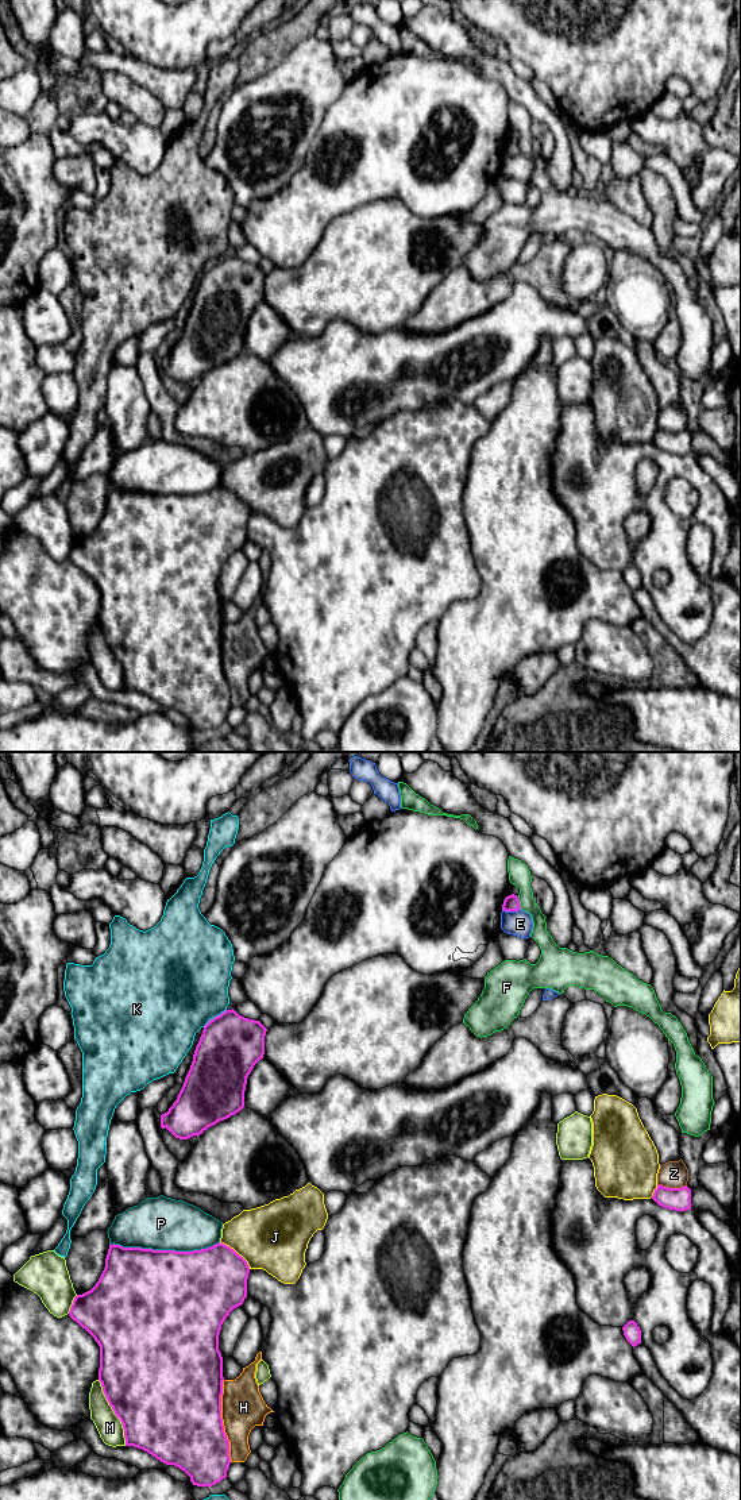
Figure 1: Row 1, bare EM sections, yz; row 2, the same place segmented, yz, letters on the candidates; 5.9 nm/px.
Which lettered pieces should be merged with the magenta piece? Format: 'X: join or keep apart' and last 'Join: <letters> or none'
E: keep apart
F: keep apart
H: keep apart
J: keep apart
K: keep apart
M: keep apart
P: keep apart
Z: keep apart
Join: none

